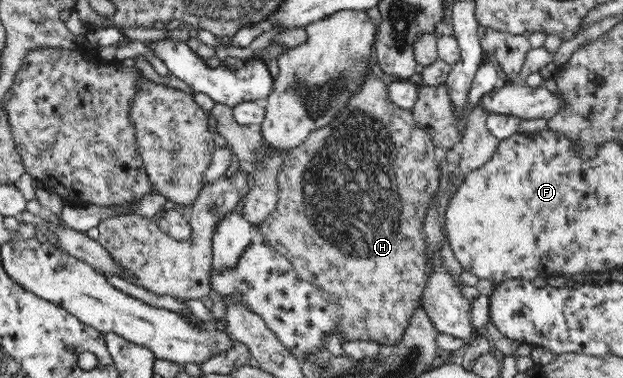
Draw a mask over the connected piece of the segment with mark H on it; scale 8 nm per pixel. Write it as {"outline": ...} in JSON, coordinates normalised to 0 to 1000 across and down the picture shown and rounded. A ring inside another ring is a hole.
{"outline":[[[597,196],[586,204],[579,233],[562,259],[560,275],[555,278],[549,299],[535,315],[530,331],[504,344],[478,389],[469,389],[461,405],[462,418],[456,423],[445,468],[449,524],[446,524],[443,558],[430,571],[430,579],[417,601],[425,630],[424,640],[456,675],[459,688],[472,704],[472,714],[482,735],[501,743],[504,754],[538,791],[547,825],[549,878],[562,905],[581,899],[613,915],[631,915],[642,907],[657,860],[657,839],[663,836],[665,820],[673,812],[677,759],[685,738],[685,667],[676,598],[692,524],[706,489],[706,447],[700,431],[705,407],[706,399],[697,384],[690,354],[669,325],[665,296],[639,283],[626,262],[623,228]]]}

